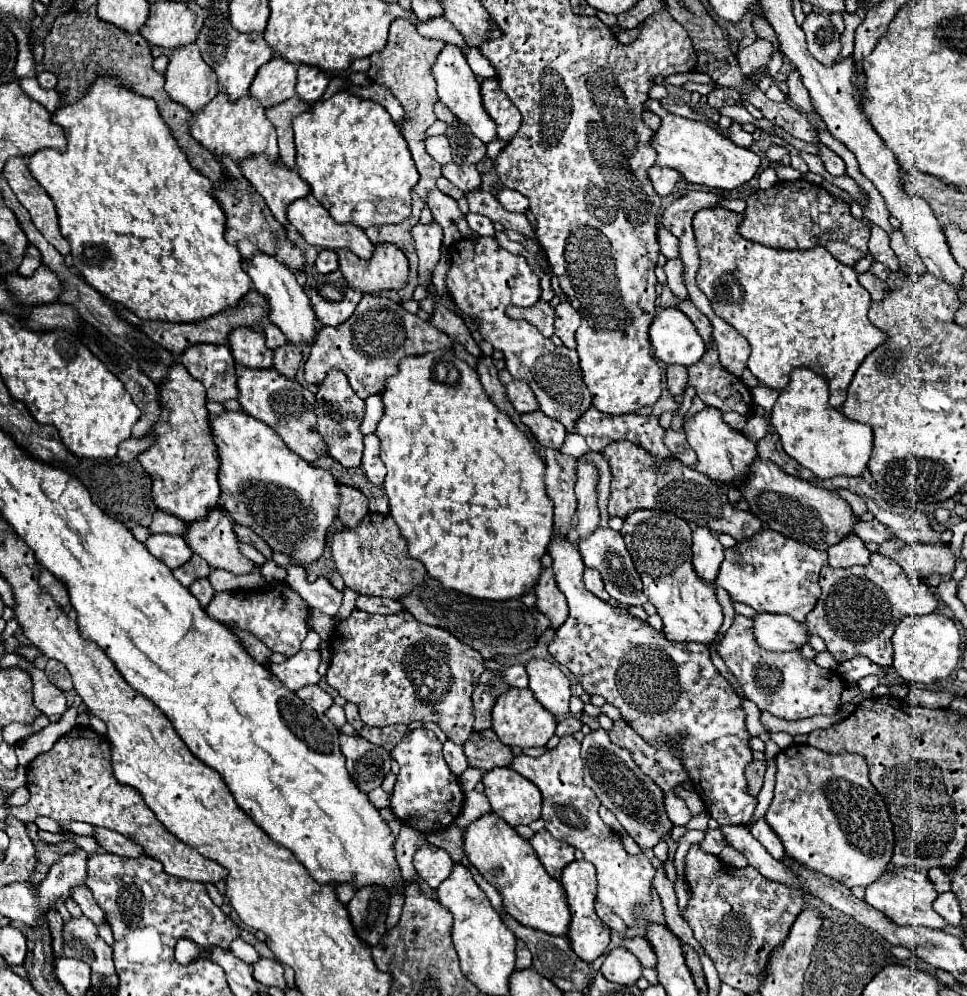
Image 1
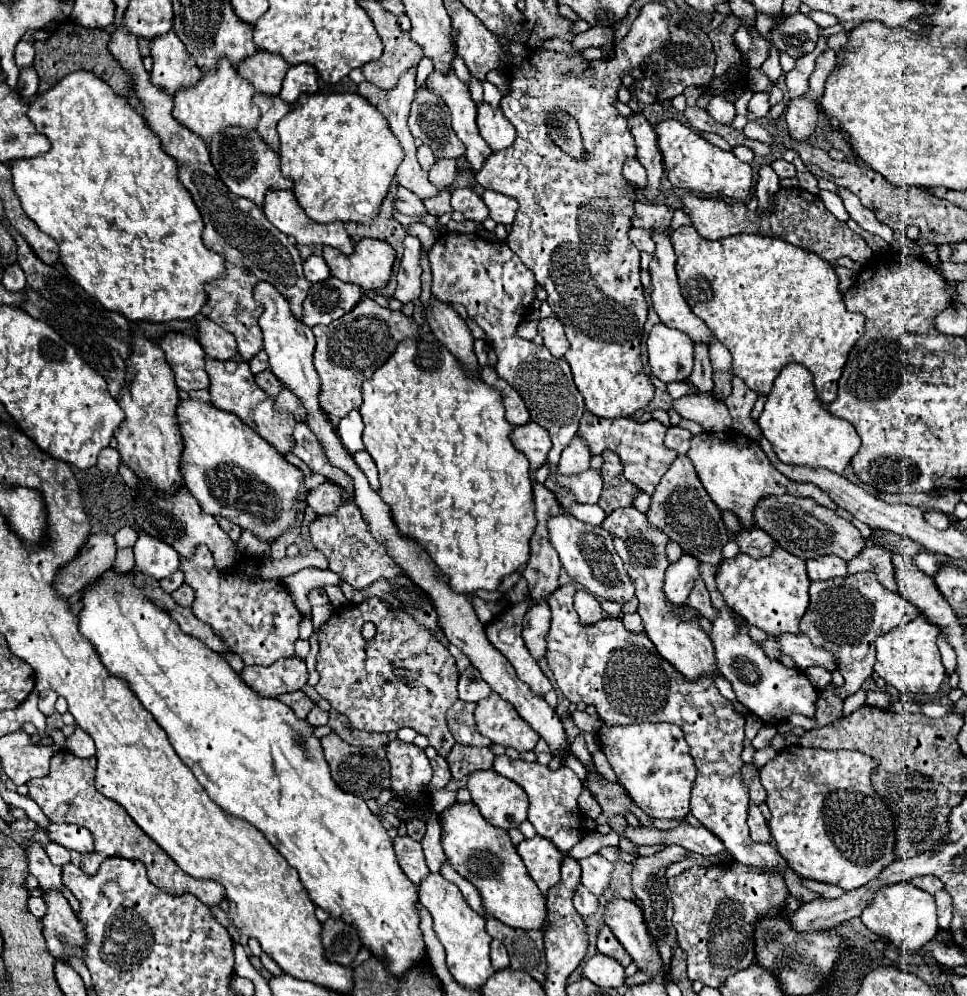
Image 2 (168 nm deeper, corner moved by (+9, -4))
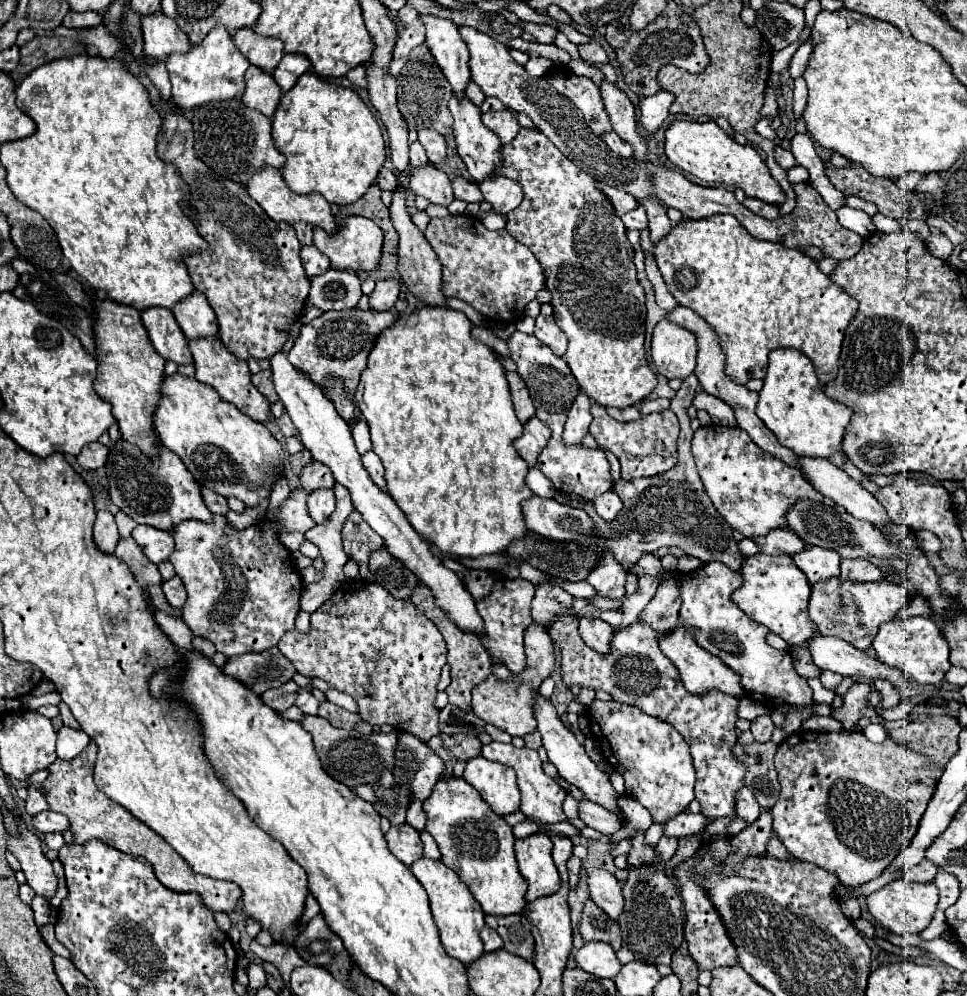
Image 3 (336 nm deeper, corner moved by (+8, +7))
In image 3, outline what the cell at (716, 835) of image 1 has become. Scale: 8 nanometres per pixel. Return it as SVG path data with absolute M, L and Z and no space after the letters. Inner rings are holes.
M662 836L656 844L658 862L656 864L640 864L630 870L628 880L624 882L624 916L618 920L624 936L624 944L632 950L634 958L646 964L670 964L670 958L674 950L682 944L684 932L682 932L682 900L678 896L678 890L670 882L666 874L666 862L674 856L678 848L678 838Z

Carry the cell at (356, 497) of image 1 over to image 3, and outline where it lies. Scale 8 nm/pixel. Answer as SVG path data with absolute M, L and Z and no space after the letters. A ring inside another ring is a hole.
M312 462L308 464L302 474L300 474L300 484L306 492L314 492L318 488L332 488L334 486L334 476L330 472L330 468L326 468L320 462Z

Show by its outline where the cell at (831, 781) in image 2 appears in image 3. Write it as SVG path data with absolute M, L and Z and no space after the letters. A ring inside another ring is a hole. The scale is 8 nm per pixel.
M798 730L778 746L774 764L782 786L780 800L770 810L776 836L794 858L836 874L848 888L878 878L914 838L934 792L930 784L942 776L942 768L930 768L914 750L894 744L890 738L874 744L862 732L820 732L818 736L818 732Z

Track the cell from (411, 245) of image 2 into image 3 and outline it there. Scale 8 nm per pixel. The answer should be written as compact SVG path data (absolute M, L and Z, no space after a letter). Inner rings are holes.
M382 280L370 294L370 306L374 310L390 310L394 308L398 294L400 294L400 280Z

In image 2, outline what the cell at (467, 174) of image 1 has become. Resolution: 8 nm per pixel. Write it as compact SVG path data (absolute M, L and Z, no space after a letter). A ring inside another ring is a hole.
M437 159L429 171L429 181L439 189L451 189L451 183L457 175L455 159Z

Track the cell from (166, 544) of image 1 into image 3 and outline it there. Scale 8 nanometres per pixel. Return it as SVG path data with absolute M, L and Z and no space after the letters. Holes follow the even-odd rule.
M136 526L132 532L132 538L142 548L146 558L150 558L154 564L166 562L174 552L174 538L170 532L164 532L152 526Z

